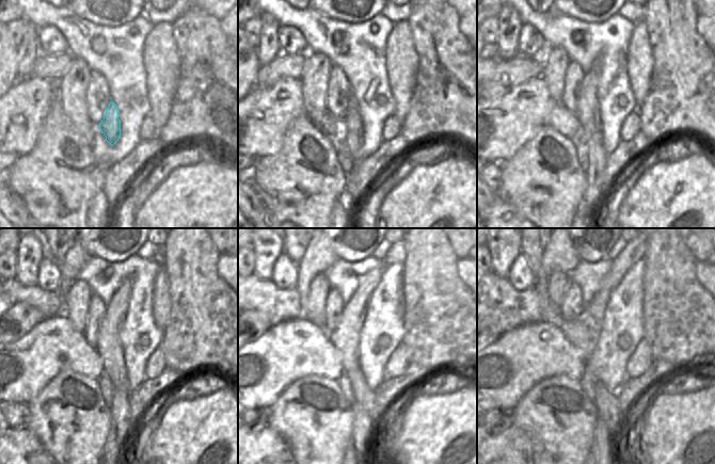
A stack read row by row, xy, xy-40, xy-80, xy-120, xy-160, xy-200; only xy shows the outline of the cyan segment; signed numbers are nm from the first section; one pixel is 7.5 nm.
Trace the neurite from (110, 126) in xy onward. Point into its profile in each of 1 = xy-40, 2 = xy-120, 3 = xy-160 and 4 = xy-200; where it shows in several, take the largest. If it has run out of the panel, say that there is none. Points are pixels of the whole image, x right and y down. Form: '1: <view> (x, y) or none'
1: xy-40 (353, 130)
2: xy-120 (121, 422)
3: xy-160 (363, 428)
4: xy-200 (602, 440)

